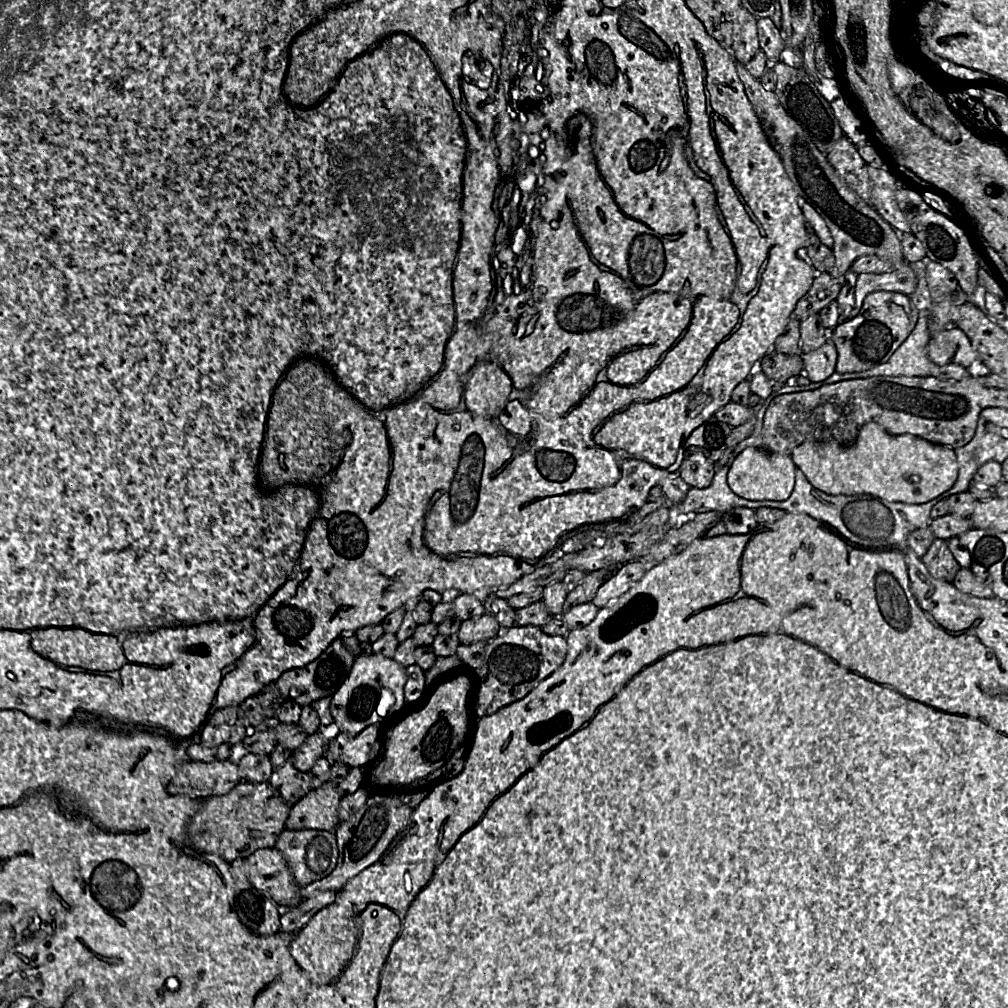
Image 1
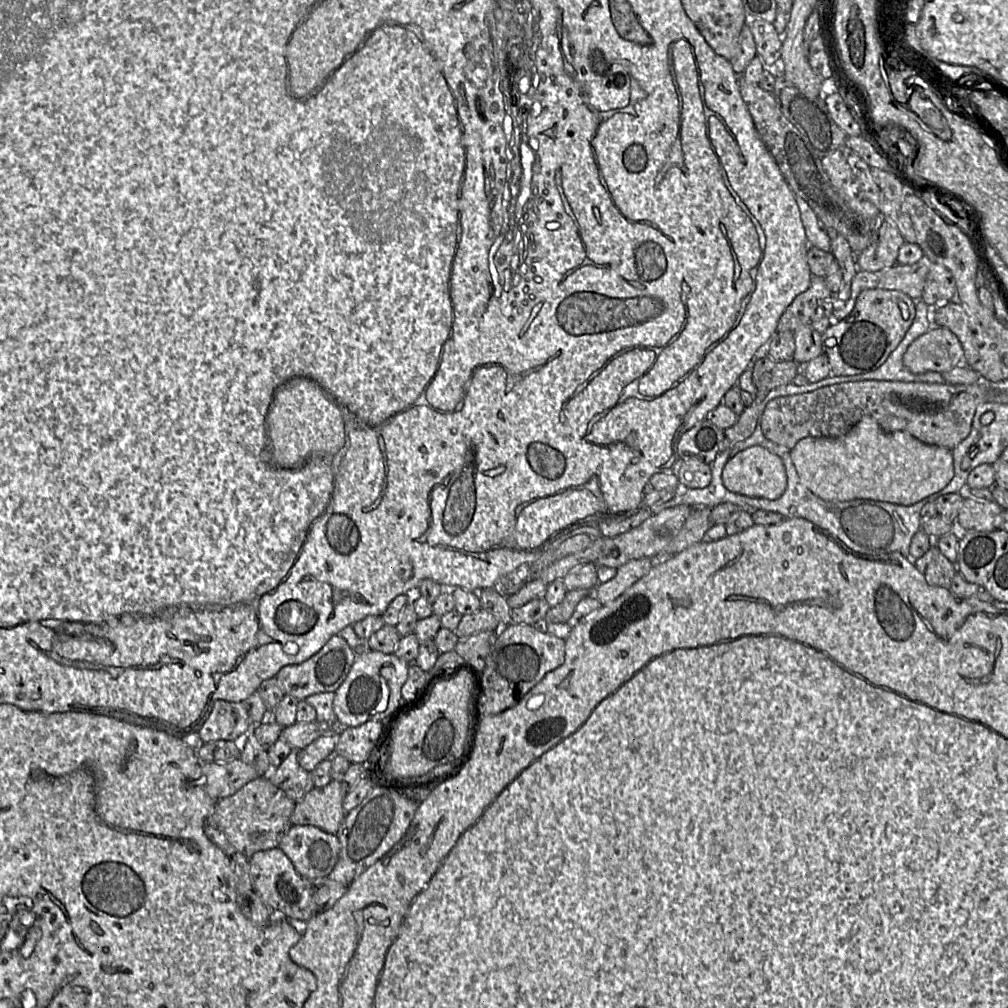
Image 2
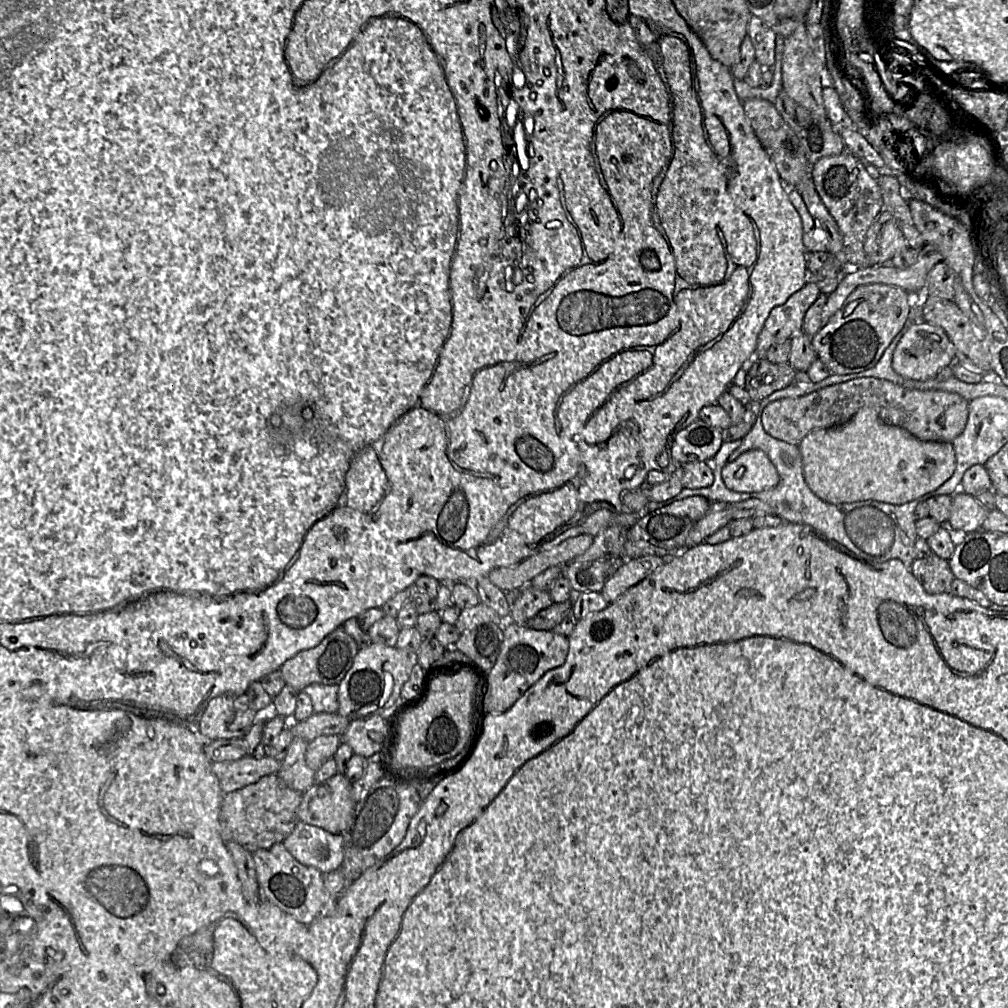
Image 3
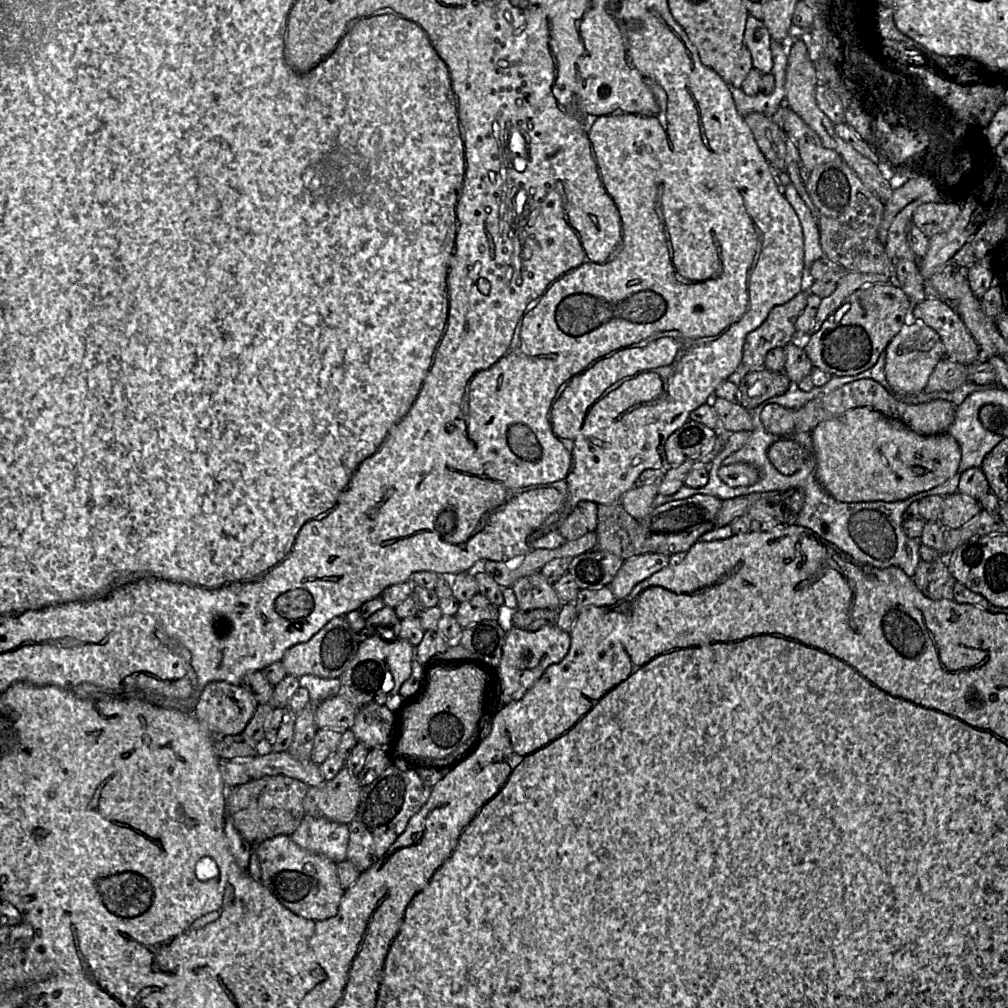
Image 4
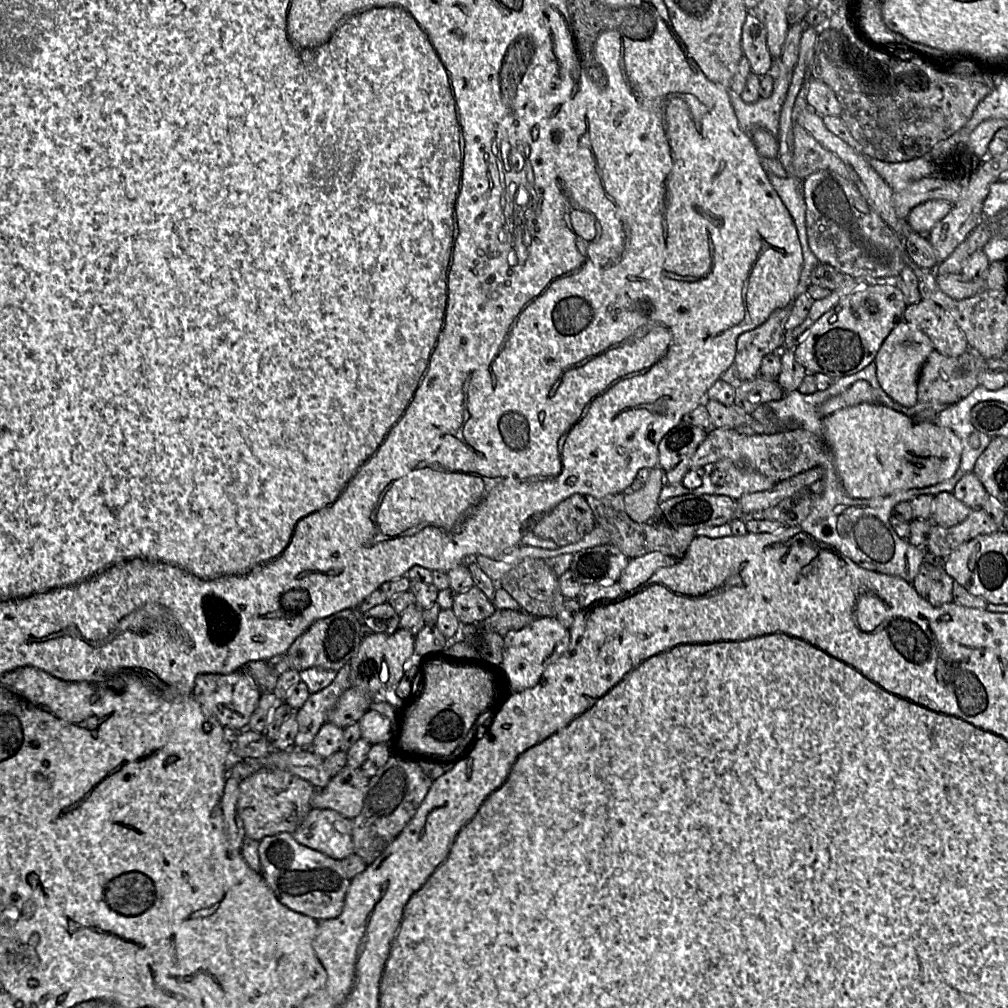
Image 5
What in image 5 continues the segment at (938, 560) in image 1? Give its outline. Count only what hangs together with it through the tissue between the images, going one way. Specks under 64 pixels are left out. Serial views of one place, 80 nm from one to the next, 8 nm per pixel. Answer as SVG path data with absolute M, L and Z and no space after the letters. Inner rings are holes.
M923 562L911 584L918 595L932 606L953 602L954 580L946 573L943 565L933 566Z

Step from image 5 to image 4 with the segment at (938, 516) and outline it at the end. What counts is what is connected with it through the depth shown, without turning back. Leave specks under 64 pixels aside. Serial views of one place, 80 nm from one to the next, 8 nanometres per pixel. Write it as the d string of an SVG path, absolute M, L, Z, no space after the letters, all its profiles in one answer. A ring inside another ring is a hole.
M955 492L944 497L939 523L944 529L958 529L982 510L979 502L970 496Z

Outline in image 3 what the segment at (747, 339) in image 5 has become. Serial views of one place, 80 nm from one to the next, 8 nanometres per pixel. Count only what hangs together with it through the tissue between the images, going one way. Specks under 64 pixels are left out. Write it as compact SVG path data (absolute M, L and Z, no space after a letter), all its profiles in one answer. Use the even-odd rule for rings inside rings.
M808 280L784 304L774 307L758 336L753 358L766 358L766 353L773 344L782 343L801 333L805 313L819 295L816 281Z

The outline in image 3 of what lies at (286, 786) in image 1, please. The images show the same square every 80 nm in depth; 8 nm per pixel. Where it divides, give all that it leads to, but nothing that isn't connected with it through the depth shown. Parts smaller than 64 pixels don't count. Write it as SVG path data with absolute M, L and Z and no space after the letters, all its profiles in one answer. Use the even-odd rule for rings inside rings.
M293 737L276 773L289 788L300 793L304 793L315 783L315 771L307 766L305 760L307 744L304 739Z

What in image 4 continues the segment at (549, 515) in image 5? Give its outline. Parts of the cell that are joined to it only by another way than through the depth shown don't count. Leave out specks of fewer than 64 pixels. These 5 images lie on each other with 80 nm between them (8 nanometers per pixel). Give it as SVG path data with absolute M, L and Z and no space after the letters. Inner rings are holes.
M580 501L571 514L559 525L557 532L567 541L576 540L586 533L596 531L598 504Z

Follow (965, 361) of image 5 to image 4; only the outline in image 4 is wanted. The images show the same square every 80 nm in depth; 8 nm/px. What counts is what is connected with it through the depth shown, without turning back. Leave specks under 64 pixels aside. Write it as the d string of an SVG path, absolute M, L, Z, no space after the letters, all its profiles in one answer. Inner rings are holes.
M945 357L935 366L924 392L952 392L966 382L968 382L967 365Z

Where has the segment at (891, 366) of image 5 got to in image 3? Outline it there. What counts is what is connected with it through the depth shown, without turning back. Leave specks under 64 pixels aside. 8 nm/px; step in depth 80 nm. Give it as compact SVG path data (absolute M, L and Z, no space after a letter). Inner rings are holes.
M928 322L912 325L899 341L892 358L892 368L900 376L925 381L935 378L944 367L955 362L955 346L946 332Z

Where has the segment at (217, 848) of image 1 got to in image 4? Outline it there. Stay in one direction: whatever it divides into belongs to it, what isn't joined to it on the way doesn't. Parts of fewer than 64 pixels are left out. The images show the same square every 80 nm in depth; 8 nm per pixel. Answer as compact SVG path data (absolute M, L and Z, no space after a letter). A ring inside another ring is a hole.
M284 775L264 776L228 789L226 815L253 847L278 835L290 836L305 816L303 800L308 789L304 782Z

